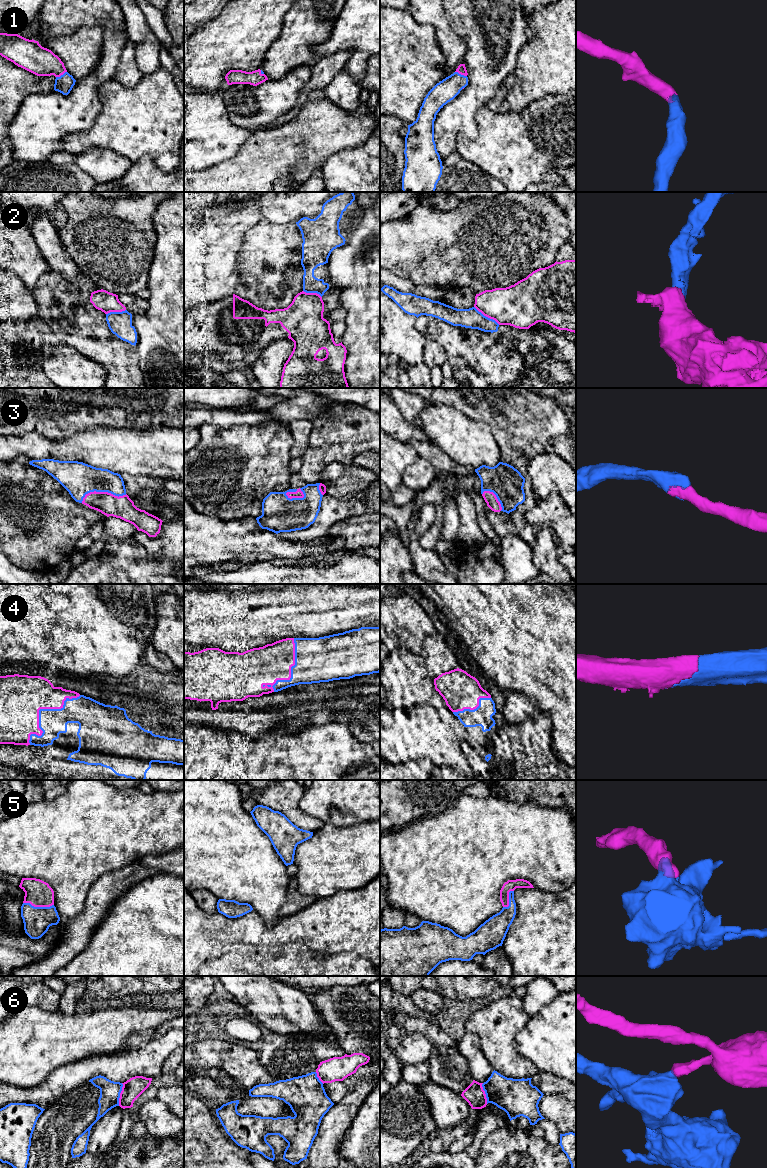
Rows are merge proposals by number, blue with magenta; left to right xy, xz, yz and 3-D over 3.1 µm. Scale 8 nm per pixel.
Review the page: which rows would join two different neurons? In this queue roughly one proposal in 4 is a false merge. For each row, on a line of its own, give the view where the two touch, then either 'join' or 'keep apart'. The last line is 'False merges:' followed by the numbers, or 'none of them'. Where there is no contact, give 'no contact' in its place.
1: meets blue in yz; join
2: meets blue in yz; keep apart
3: meets blue in xy; join
4: meets blue in xy; join
5: meets blue in xy; join
6: meets blue in xy; keep apart
False merges: 2, 6

